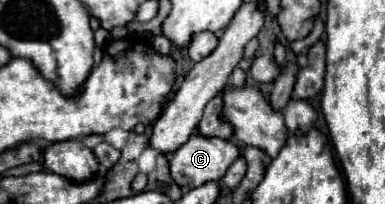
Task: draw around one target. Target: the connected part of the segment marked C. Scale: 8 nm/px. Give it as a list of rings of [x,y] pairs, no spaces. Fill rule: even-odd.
[[[193,134],[171,158],[171,176],[181,188],[197,188],[205,182],[219,182],[227,168],[241,156],[241,150],[237,144],[231,140],[223,140],[217,136],[203,136],[203,134]]]

